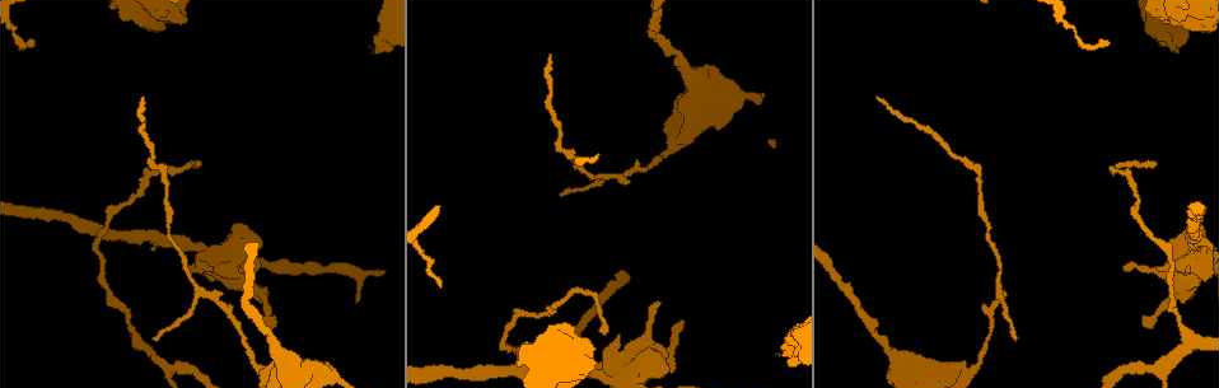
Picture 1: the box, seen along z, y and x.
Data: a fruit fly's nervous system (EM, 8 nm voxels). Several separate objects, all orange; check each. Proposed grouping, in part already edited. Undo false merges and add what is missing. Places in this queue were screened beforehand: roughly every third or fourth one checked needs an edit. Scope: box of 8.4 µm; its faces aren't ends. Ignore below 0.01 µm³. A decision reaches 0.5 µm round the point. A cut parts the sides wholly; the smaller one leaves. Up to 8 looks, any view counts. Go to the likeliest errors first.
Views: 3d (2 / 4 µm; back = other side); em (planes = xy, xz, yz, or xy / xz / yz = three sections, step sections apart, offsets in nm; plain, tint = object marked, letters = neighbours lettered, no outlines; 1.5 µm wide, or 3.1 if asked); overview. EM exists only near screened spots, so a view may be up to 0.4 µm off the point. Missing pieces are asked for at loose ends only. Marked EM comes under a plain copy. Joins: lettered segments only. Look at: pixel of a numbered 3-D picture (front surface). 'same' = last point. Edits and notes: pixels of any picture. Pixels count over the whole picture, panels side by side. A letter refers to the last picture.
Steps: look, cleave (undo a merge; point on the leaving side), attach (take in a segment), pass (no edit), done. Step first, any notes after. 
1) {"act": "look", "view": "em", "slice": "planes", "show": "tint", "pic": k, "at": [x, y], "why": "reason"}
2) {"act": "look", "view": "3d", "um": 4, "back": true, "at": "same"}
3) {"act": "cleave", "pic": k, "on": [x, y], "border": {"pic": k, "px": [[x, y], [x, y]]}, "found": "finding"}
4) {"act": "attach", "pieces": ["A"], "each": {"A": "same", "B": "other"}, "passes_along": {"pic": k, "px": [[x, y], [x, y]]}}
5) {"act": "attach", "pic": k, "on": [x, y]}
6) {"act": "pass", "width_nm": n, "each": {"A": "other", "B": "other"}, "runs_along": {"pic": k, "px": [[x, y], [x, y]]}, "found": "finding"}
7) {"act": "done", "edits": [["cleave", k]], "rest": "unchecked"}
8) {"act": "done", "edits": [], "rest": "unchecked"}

{"act": "look", "view": "3d", "um": 4, "pic": 1, "at": [591, 350]}

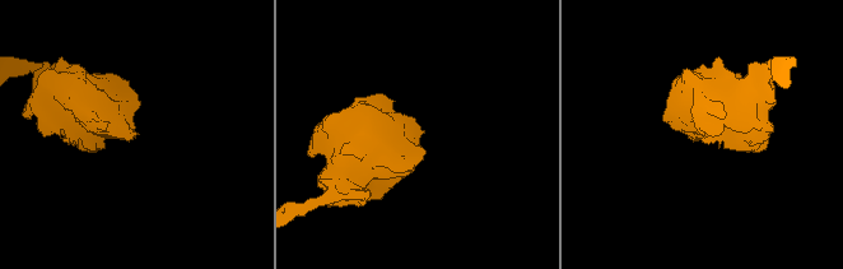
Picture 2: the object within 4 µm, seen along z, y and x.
{"act": "look", "view": "em", "um": 3.1, "slice": "xy", "step": 16, "show": "letters", "pic": 2, "at": [421, 133]}

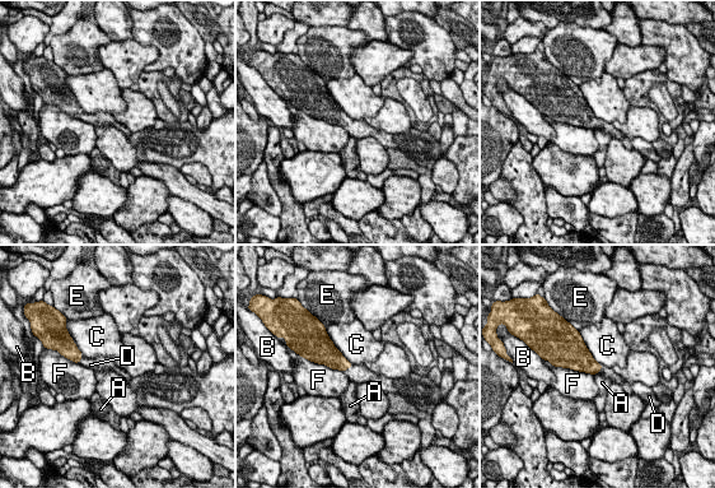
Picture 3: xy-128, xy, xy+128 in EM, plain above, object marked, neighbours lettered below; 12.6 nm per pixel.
{"act": "attach", "pieces": ["D"], "each": {"A": "other", "B": "other", "C": "other", "D": "same", "E": "other", "F": "other"}, "passes_along": {"pic": 3, "px": [[332, 357], [347, 368], [358, 373]]}, "found": "the neuron continues"}

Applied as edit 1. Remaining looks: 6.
{"act": "look", "view": "em", "slice": "xz", "step": 4, "show": "letters", "pic": 1, "at": [34, 41]}

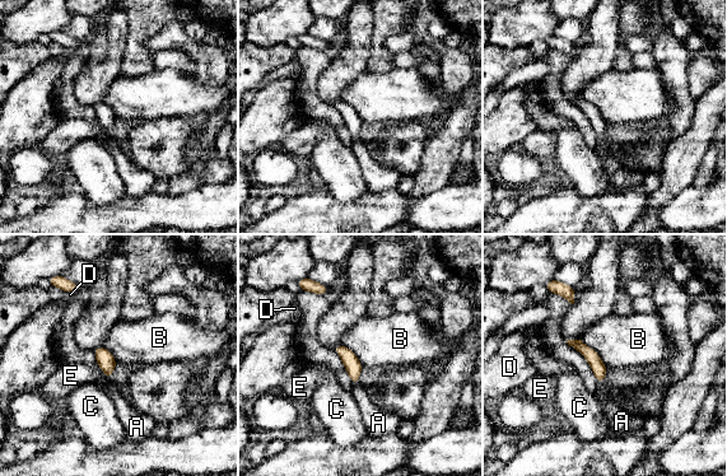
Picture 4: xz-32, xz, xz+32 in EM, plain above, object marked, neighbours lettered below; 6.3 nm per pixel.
{"act": "attach", "pieces": ["A"], "width_nm": 90, "each": {"A": "same", "B": "other", "C": "other", "D": "other", "E": "other"}, "passes_along": {"pic": 4, "px": [[352, 364], [355, 383], [373, 418]]}, "found": "the neuron continues"}

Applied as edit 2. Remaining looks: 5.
{"act": "look", "view": "overview"}

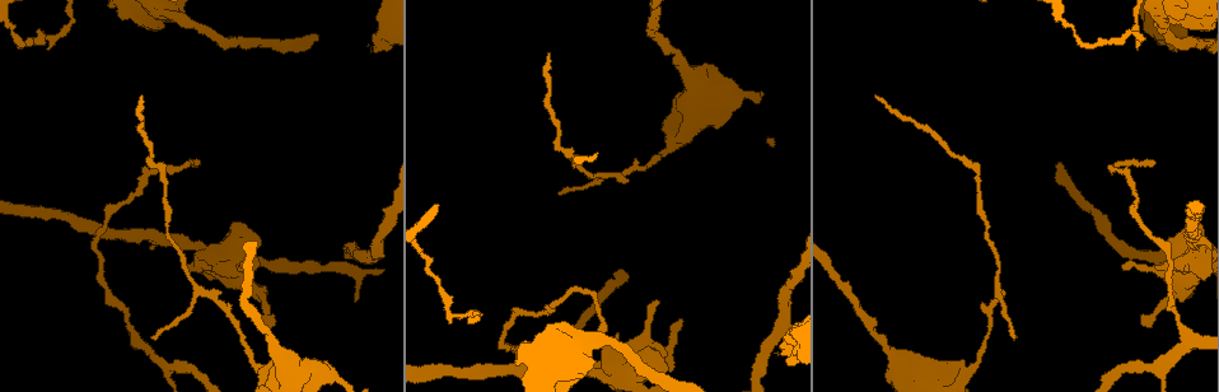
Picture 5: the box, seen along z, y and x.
{"act": "look", "view": "em", "slice": "yz", "step": 8, "show": "letters", "pic": 5, "at": [975, 365], "why": "sudden change in width"}

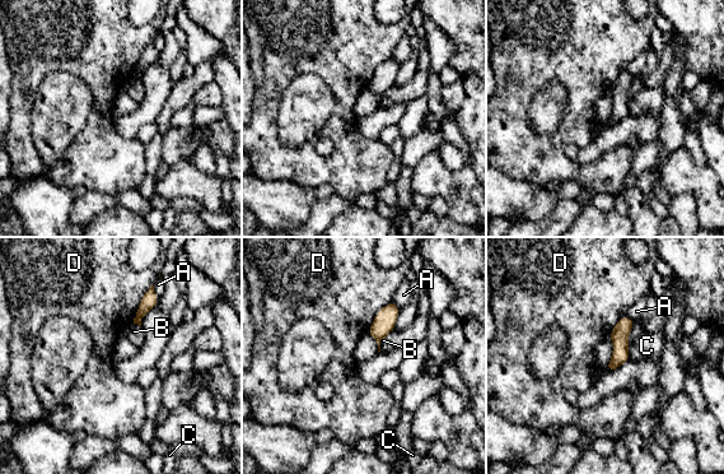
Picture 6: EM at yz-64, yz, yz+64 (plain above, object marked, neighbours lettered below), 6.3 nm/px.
{"act": "look", "view": "em", "slice": "planes", "show": "letters", "at": "same", "why": "cut it another way"}

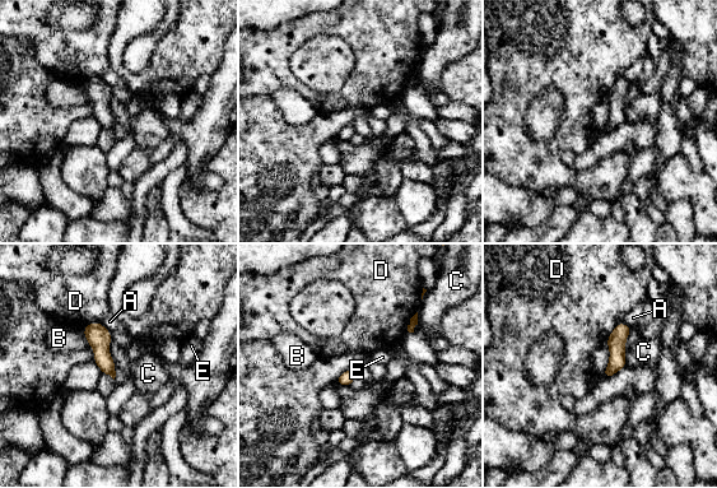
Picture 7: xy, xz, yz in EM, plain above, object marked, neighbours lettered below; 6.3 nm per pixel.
{"act": "pass", "each": {"A": "other", "B": "other", "C": "other", "D": "other", "E": "other"}, "border": {"pic": 7, "px": [[112, 334], [111, 339]]}, "found": "one neuron here"}

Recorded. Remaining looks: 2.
{"act": "done", "edits": [["attach", 3], ["attach", 4]], "rest": "unchecked"}

